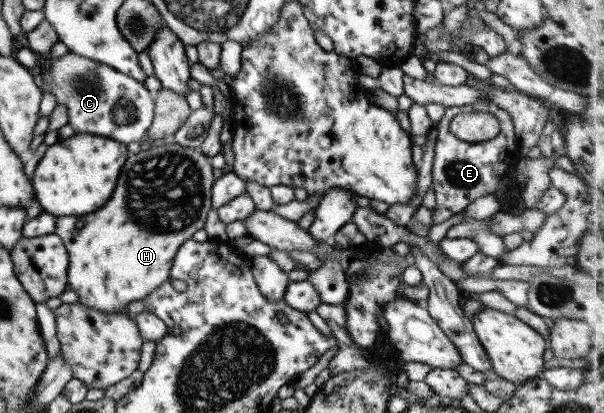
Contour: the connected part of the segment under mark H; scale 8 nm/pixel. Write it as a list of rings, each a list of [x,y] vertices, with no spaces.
[[[170,140],[164,145],[143,147],[138,153],[132,154],[132,156],[126,160],[126,164],[124,164],[124,168],[122,168],[122,172],[120,172],[118,184],[116,184],[116,188],[114,188],[112,198],[108,200],[108,204],[106,204],[104,208],[100,208],[98,212],[92,212],[92,214],[88,214],[88,216],[82,216],[82,218],[80,218],[82,224],[78,224],[78,220],[72,217],[56,218],[55,233],[62,238],[69,254],[69,289],[74,290],[74,292],[78,294],[78,303],[84,304],[84,306],[88,306],[88,308],[92,308],[92,310],[98,310],[98,312],[106,312],[106,314],[114,314],[114,312],[116,312],[116,314],[119,314],[130,302],[134,302],[134,300],[142,301],[148,294],[152,294],[160,284],[168,281],[172,261],[174,261],[178,249],[180,249],[187,240],[192,238],[196,230],[204,228],[206,216],[211,209],[211,193],[214,182],[215,178],[213,176],[210,157],[206,156],[206,154],[202,153],[197,148],[185,147],[174,142],[174,140]]]

